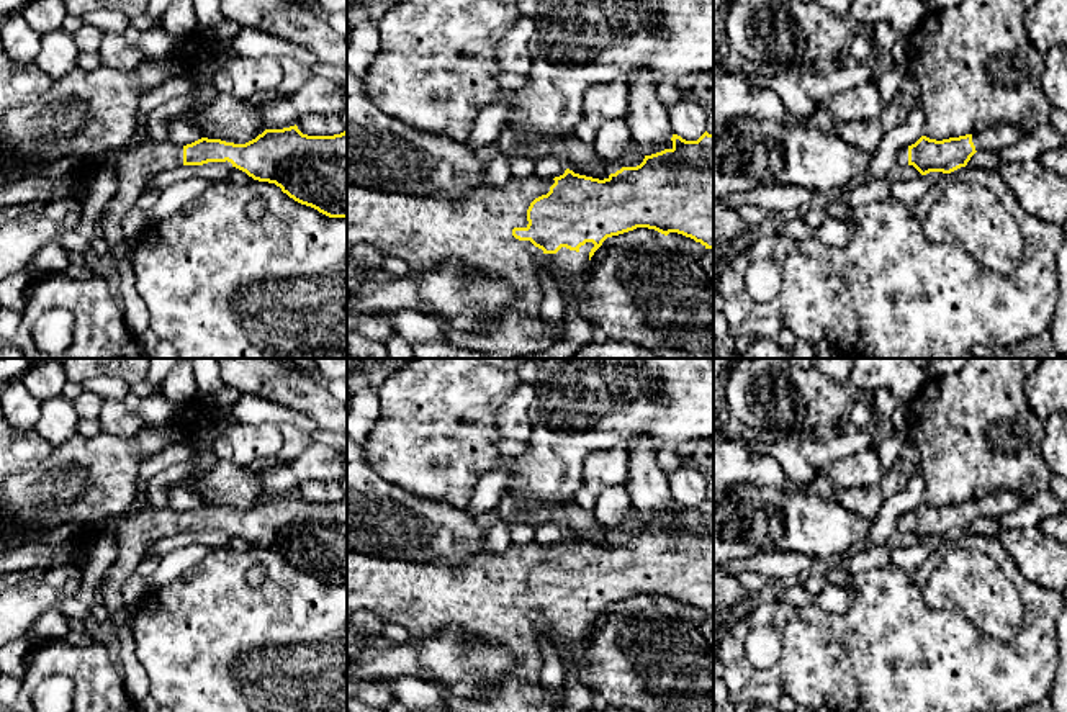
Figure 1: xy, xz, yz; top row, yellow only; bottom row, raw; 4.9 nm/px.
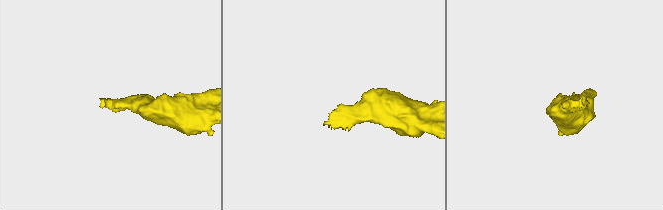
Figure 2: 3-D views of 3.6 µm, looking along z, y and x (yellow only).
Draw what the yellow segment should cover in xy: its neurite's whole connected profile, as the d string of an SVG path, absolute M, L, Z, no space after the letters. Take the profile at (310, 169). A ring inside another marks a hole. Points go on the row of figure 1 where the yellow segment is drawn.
M298 126L265 129L245 144L201 137L187 146L146 139L137 147L110 151L98 160L61 159L56 164L10 172L11 180L29 175L62 177L77 172L80 180L92 164L113 164L118 190L101 223L108 246L124 241L121 223L136 206L147 180L180 165L231 162L259 182L275 183L295 201L329 218L347 218L347 129L334 136L308 136Z

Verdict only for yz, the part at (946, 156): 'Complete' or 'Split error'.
Split error

